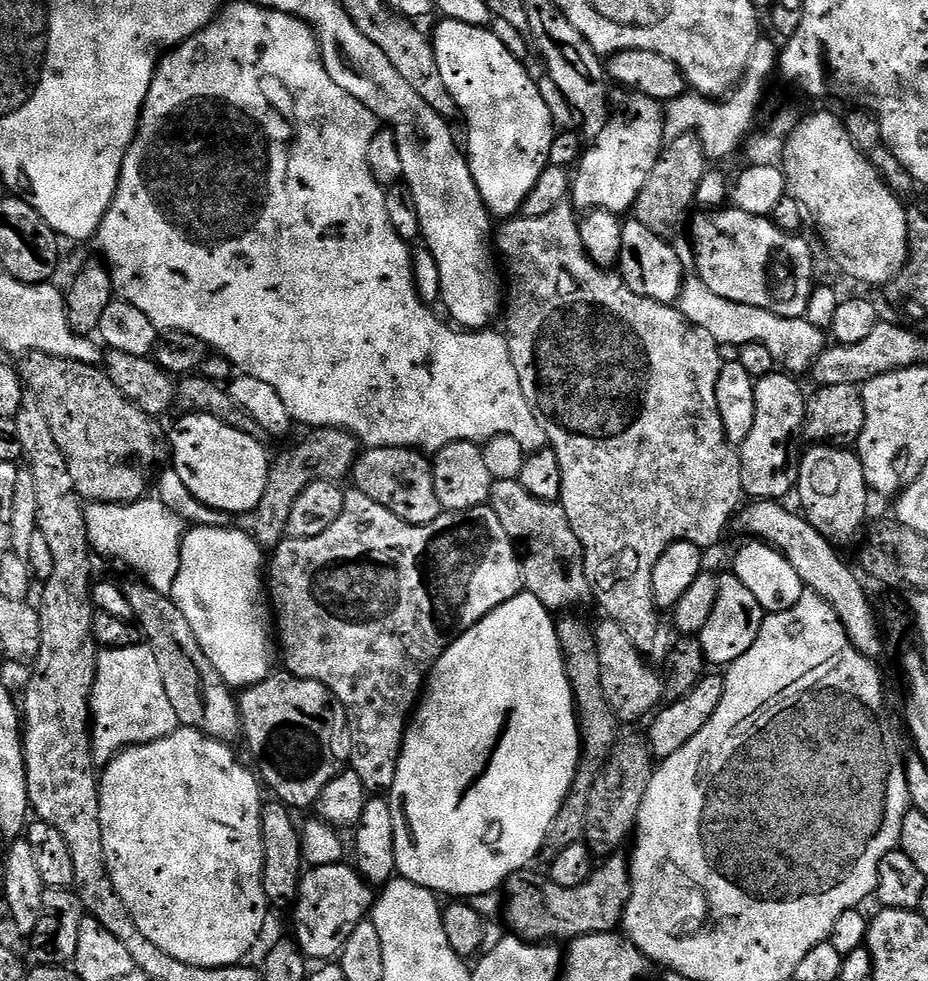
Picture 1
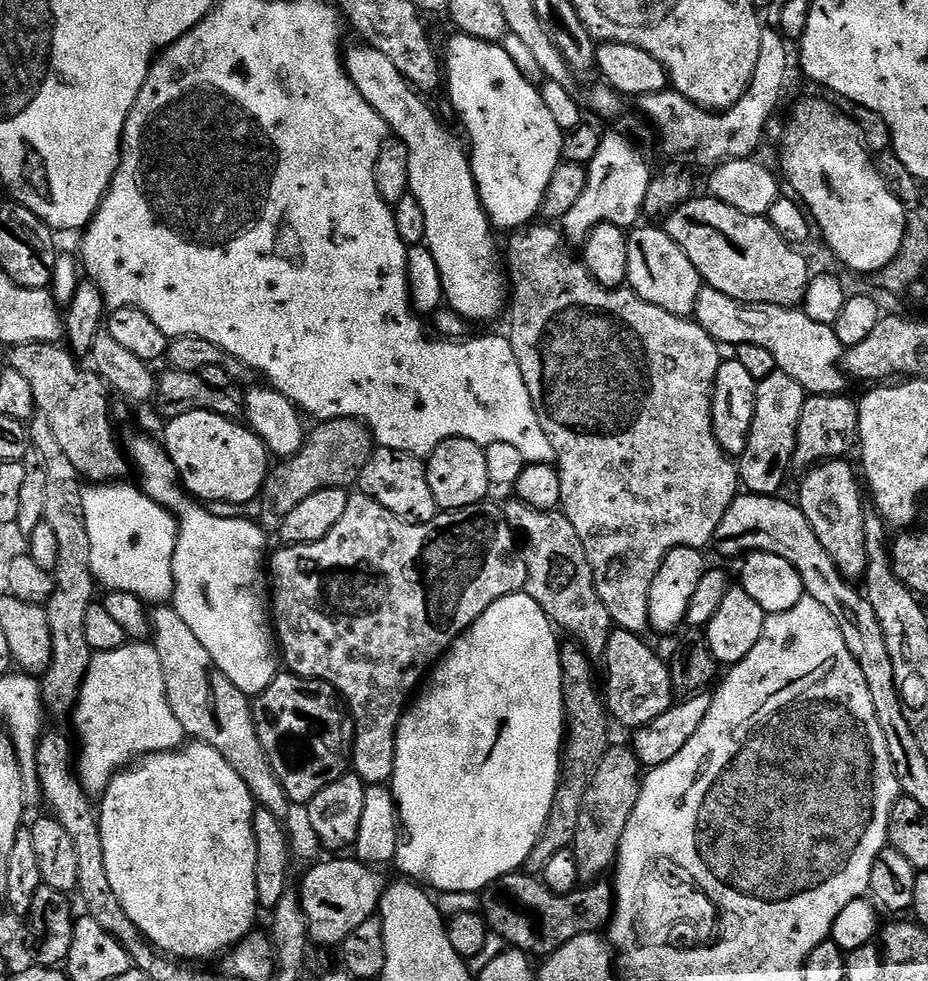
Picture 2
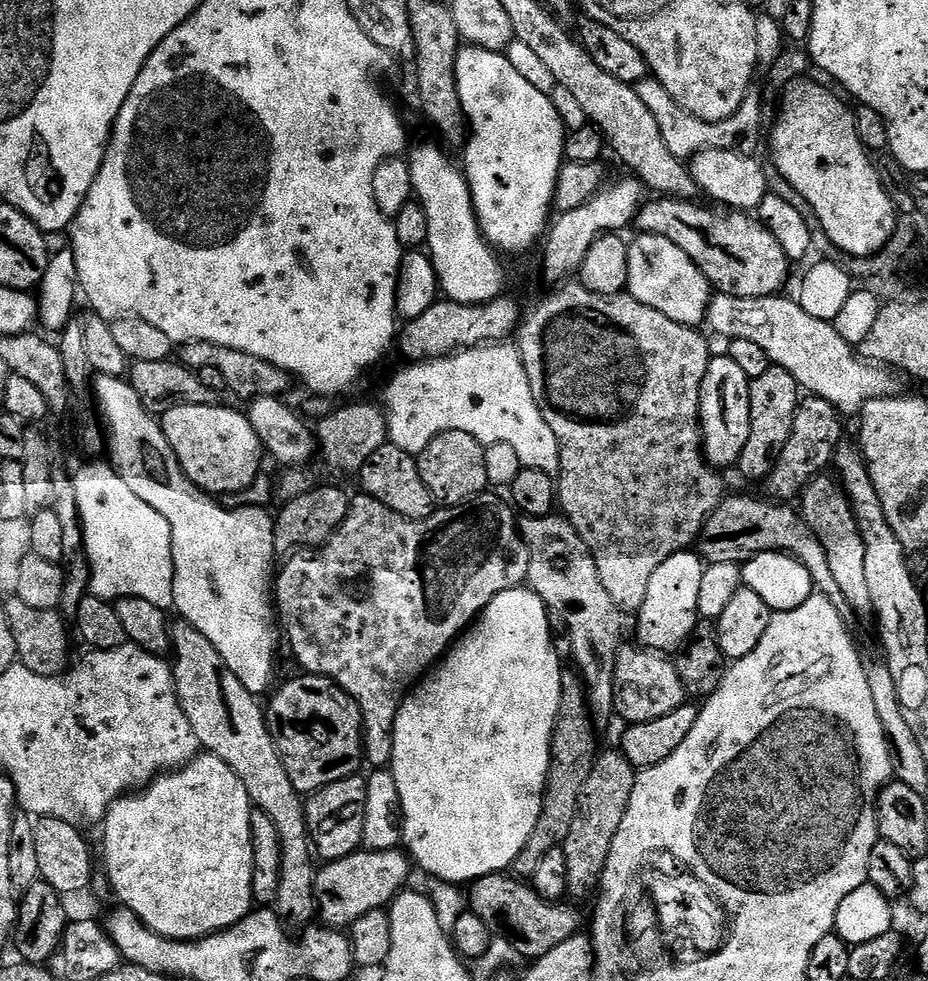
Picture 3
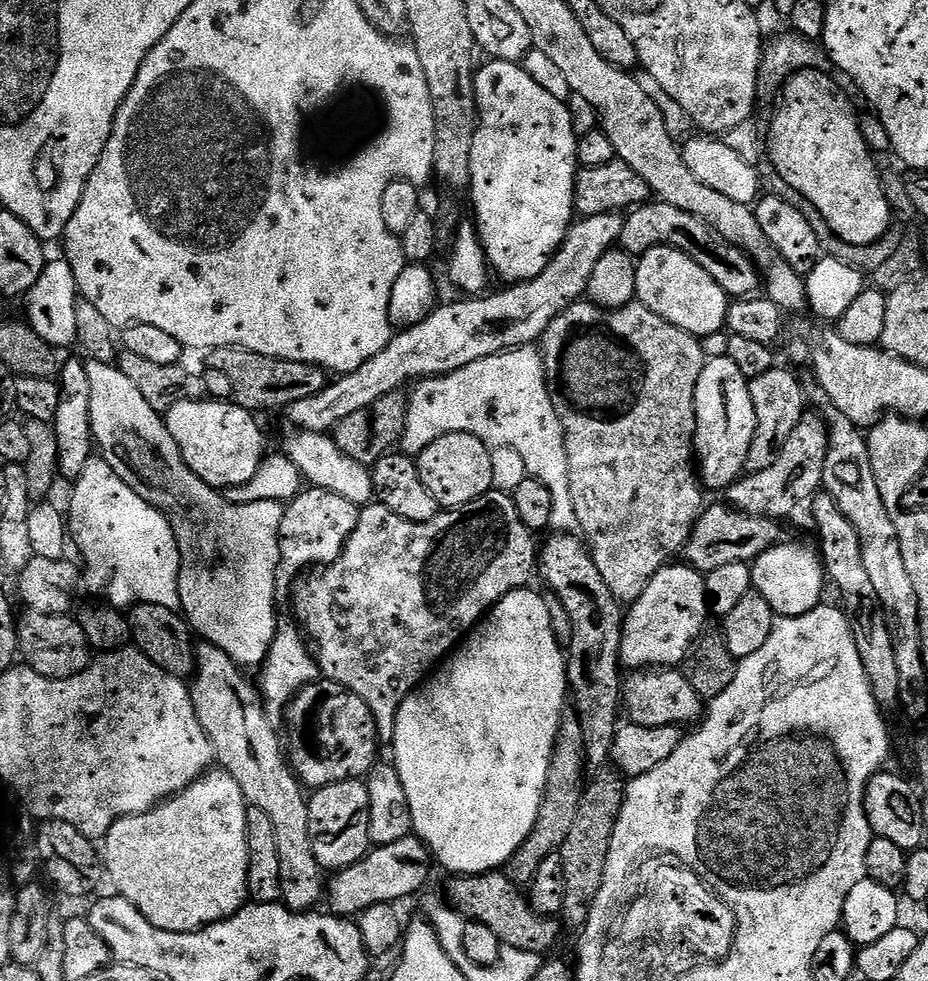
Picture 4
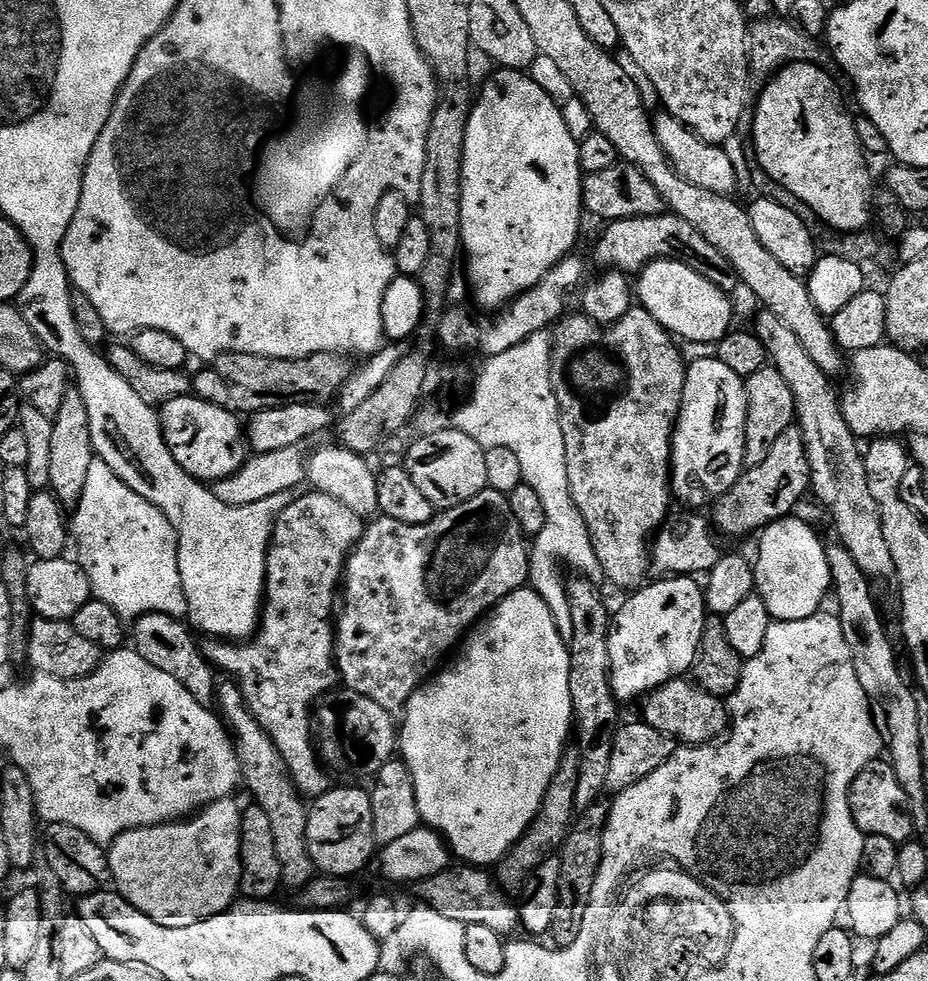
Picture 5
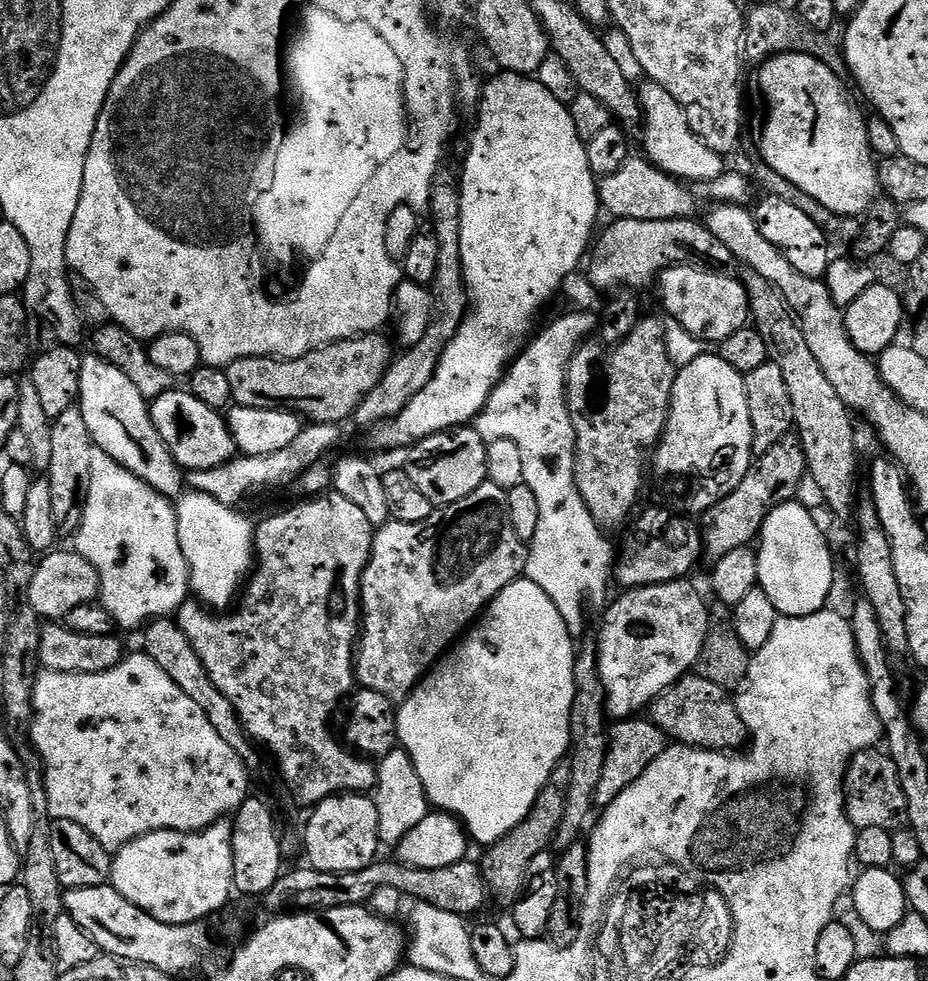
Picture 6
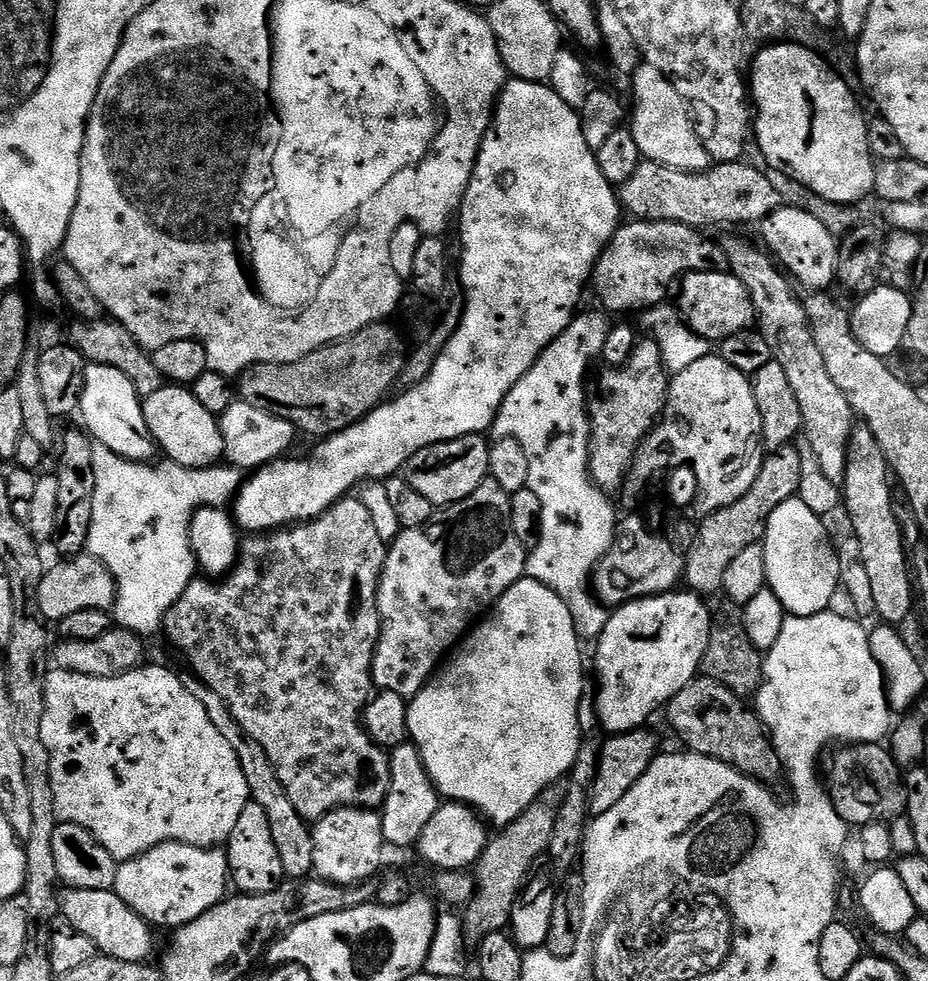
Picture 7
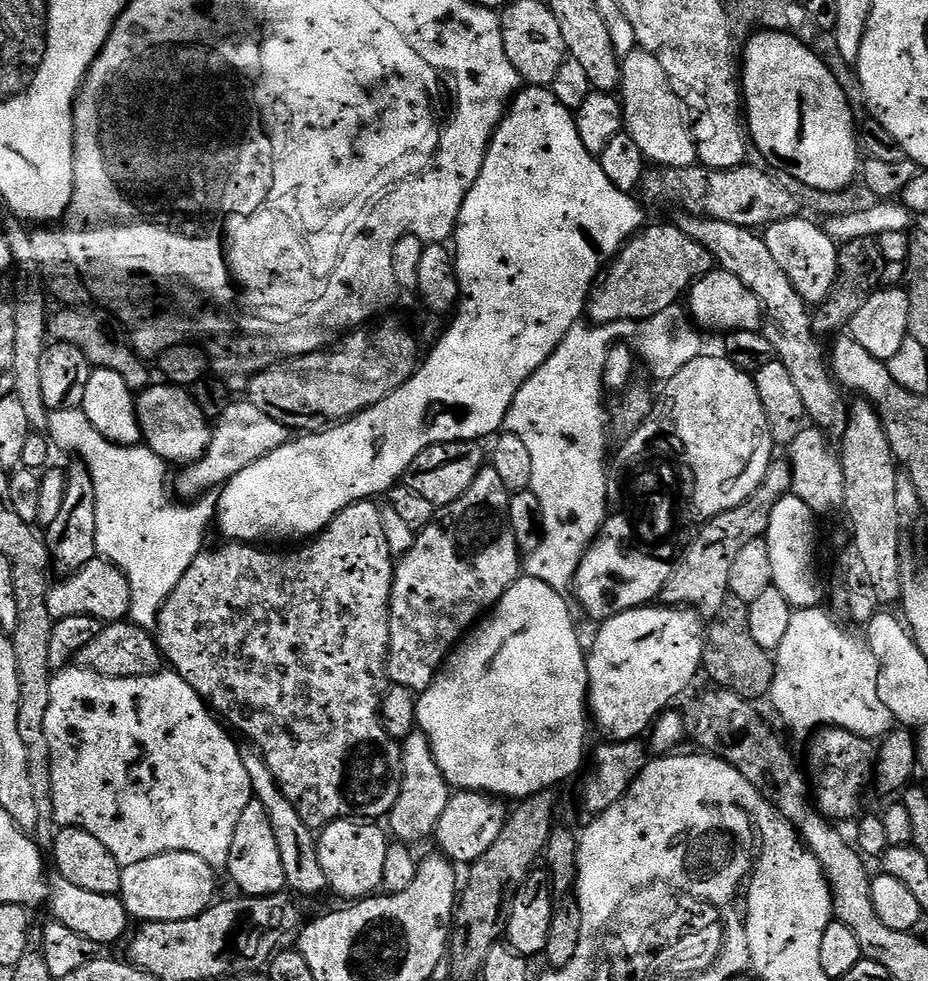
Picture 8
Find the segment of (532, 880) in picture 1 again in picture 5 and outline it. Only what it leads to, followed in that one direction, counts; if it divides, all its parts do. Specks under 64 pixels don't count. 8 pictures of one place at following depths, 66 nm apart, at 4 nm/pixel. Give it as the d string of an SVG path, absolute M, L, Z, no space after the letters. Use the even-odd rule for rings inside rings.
M449 866L444 871L434 874L430 878L421 880L415 885L419 903L438 910L445 918L454 918L456 924L486 926L490 930L498 930L498 934L508 938L512 931L520 928L520 910L507 891L498 883L497 877L491 871L480 866Z

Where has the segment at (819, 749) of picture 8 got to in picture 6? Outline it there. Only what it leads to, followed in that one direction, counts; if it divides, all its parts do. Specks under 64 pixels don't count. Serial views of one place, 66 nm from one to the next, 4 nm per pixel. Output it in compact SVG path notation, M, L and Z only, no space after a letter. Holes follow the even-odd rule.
M869 750L852 757L848 772L844 775L844 809L848 811L850 822L858 830L862 828L903 828L908 822L908 799L902 791L902 782L898 778L898 766L894 766L892 757L884 750Z

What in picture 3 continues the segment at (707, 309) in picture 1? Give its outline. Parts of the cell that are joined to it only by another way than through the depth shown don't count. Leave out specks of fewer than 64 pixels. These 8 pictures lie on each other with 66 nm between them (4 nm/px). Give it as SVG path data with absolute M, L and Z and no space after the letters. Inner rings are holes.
M784 294L760 298L713 295L706 324L712 332L726 334L726 338L731 340L754 342L765 350L775 367L794 374L807 395L830 402L845 417L855 417L863 413L871 400L893 395L897 391L897 377L889 369L860 359L853 345L838 334L835 323L813 318L802 310L799 302L787 300Z

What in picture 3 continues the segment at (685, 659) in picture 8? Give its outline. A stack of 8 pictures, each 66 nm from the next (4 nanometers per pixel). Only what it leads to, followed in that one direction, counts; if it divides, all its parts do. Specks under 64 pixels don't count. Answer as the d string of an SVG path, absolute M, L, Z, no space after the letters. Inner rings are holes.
M695 551L679 552L650 578L650 586L646 586L646 602L642 602L639 612L635 613L636 636L643 647L661 654L672 654L684 647L688 635L695 630L700 620L698 610L698 593L702 591L702 574L705 561Z

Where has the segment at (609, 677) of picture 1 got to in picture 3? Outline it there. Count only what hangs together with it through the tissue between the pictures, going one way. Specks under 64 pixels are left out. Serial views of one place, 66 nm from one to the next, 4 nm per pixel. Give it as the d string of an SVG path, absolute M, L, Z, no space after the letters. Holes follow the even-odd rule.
M643 646L635 647L621 647L619 654L616 655L616 665L614 666L615 715L619 719L621 716L625 725L654 722L654 718L662 718L665 714L678 710L686 702L684 683L678 674L675 663L667 655L651 651Z

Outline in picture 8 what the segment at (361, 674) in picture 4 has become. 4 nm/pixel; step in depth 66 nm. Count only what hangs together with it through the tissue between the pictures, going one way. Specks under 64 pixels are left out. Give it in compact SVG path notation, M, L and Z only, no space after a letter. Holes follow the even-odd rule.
M491 466L484 467L478 474L478 478L474 478L470 490L466 490L466 494L462 494L462 498L458 498L458 502L447 504L446 507L439 509L436 517L427 526L416 532L416 541L412 543L406 555L399 557L392 574L392 597L388 607L390 642L388 643L388 670L386 676L392 684L408 688L411 692L417 694L425 692L430 686L432 679L435 678L436 673L439 672L440 665L447 660L449 652L464 639L469 629L485 613L495 608L497 602L502 598L502 594L506 594L506 590L510 590L510 586L514 586L514 582L520 579L522 575L522 553L518 542L514 538L514 530L510 522L510 514L508 513L509 499L508 487L502 482L501 476L498 475L498 470L494 470Z

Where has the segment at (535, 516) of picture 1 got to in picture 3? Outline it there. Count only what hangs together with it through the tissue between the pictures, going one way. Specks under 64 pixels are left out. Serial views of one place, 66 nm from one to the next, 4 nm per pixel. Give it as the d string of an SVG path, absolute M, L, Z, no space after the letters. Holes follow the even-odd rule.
M560 514L534 518L525 516L518 524L520 536L530 554L527 587L542 598L549 613L564 623L568 644L572 647L575 671L580 673L592 723L604 730L614 720L614 666L622 647L620 635L624 632L625 613L610 598L606 586L598 578L598 566L592 551L582 542L578 530Z

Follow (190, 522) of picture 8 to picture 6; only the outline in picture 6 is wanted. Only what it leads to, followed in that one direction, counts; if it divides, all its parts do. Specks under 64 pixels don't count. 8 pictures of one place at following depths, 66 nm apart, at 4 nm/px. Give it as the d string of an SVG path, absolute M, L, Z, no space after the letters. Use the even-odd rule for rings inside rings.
M313 424L300 431L298 438L286 450L278 450L278 454L262 454L261 456L237 455L218 468L208 472L195 473L195 491L205 492L218 502L229 506L240 506L247 496L260 492L263 488L276 488L279 484L288 484L291 480L299 481L310 468L317 467L327 452L332 452L340 444L341 425ZM99 450L96 451L94 458L90 462L90 490L86 498L82 526L75 534L74 543L76 543L74 544L76 553L82 558L86 558L86 562L90 562L90 566L94 566L94 570L98 570L98 576L100 578L100 595L98 600L99 603L103 604L108 613L112 615L112 623L117 629L143 629L145 625L153 620L171 617L190 599L188 563L182 554L182 546L178 542L178 522L176 521L176 509L173 501L169 497L163 496L160 492L154 491L149 484L142 482L134 474L130 474L130 470L126 470L118 462L114 462L114 458L110 458L105 452Z

